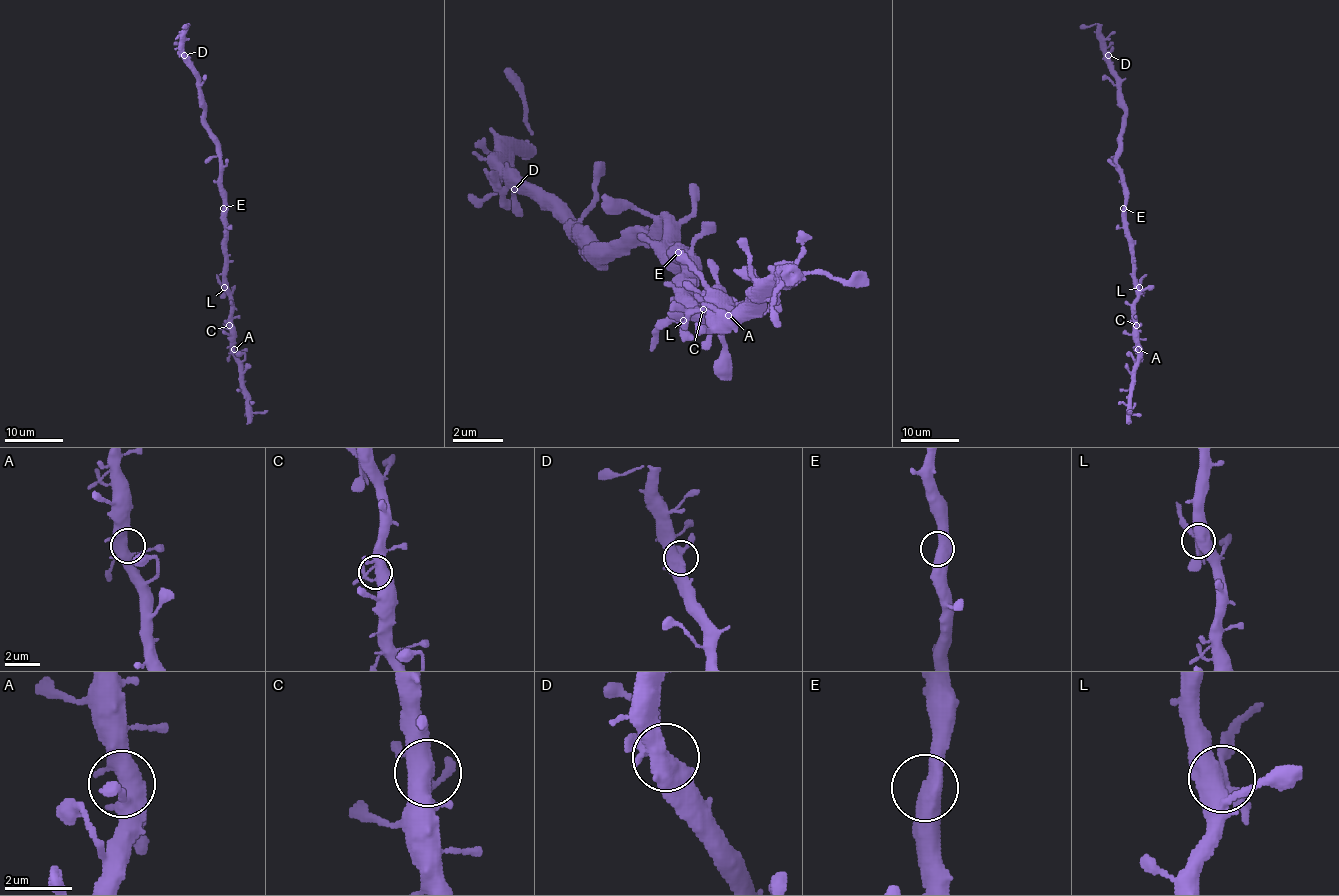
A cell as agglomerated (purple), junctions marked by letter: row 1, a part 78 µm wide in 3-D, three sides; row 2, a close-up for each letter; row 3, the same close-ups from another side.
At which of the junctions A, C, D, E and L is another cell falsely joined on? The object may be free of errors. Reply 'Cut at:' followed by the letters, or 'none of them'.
Cut at: L

